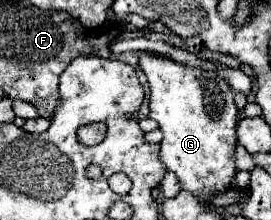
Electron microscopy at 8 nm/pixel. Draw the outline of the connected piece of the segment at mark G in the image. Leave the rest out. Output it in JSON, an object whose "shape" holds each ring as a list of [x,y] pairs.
{"shape":[[[152,54],[140,56],[140,68],[144,70],[150,82],[150,118],[160,124],[164,134],[160,158],[166,164],[166,170],[176,174],[182,188],[196,196],[200,202],[208,204],[212,196],[232,188],[236,176],[234,152],[236,152],[236,126],[238,126],[238,108],[234,104],[234,94],[224,78],[218,78],[214,72],[192,68],[170,58],[160,58]]]}

